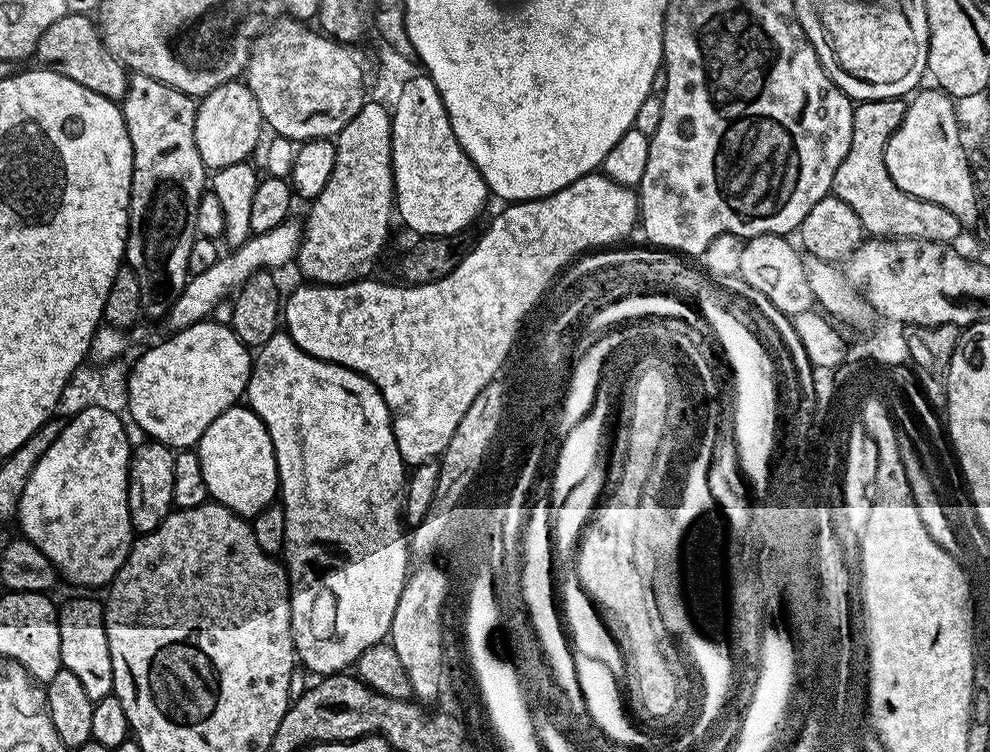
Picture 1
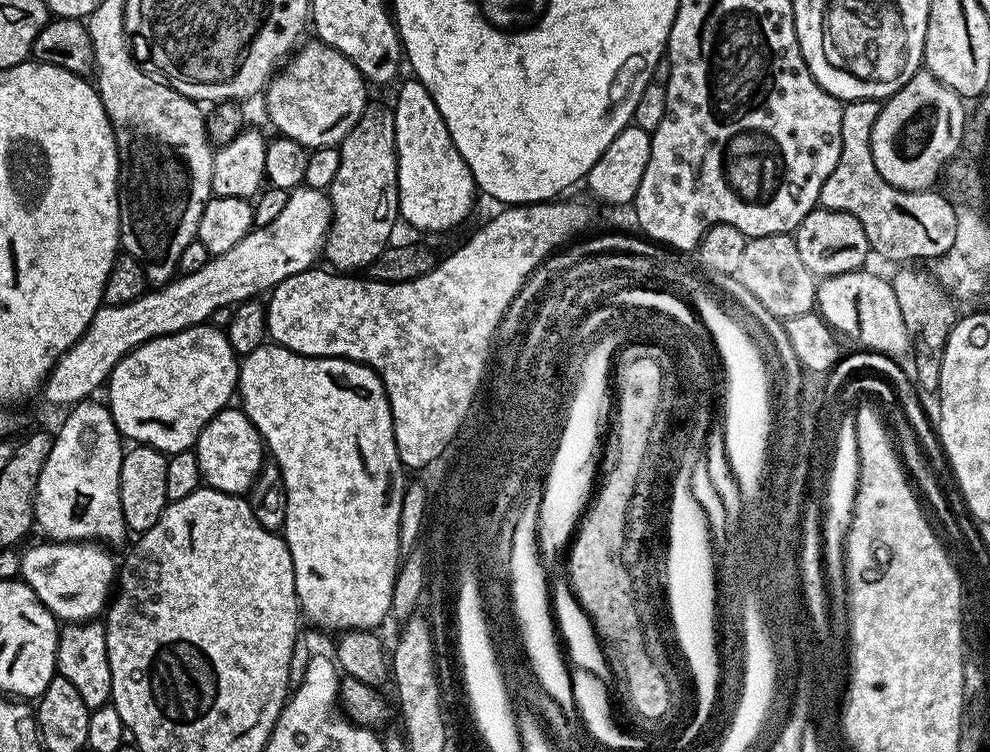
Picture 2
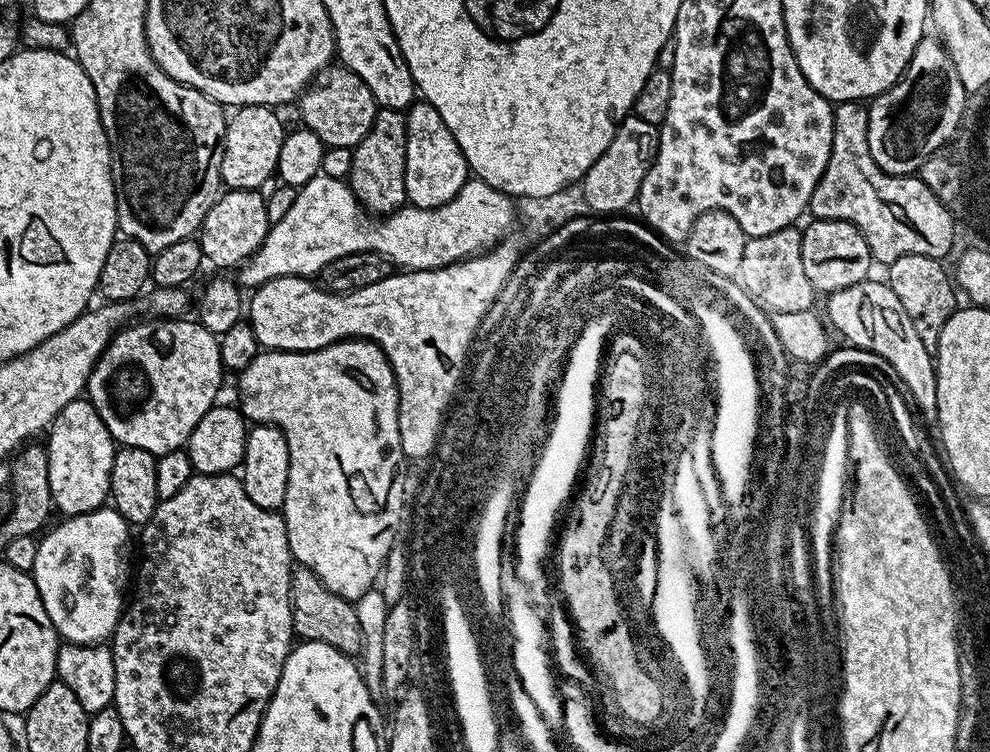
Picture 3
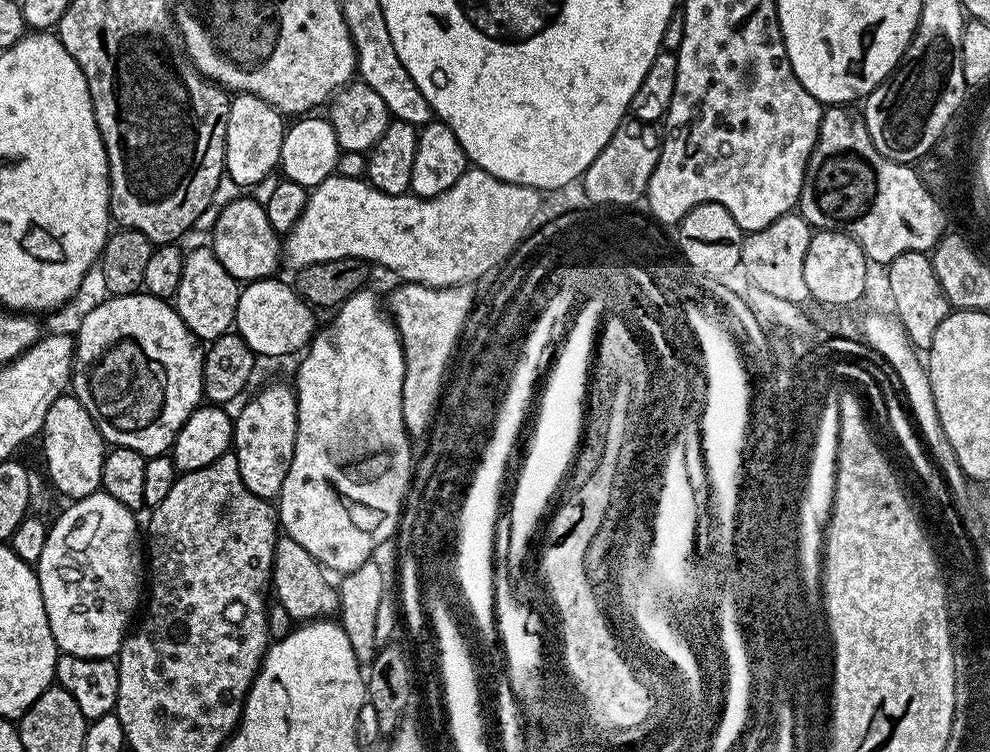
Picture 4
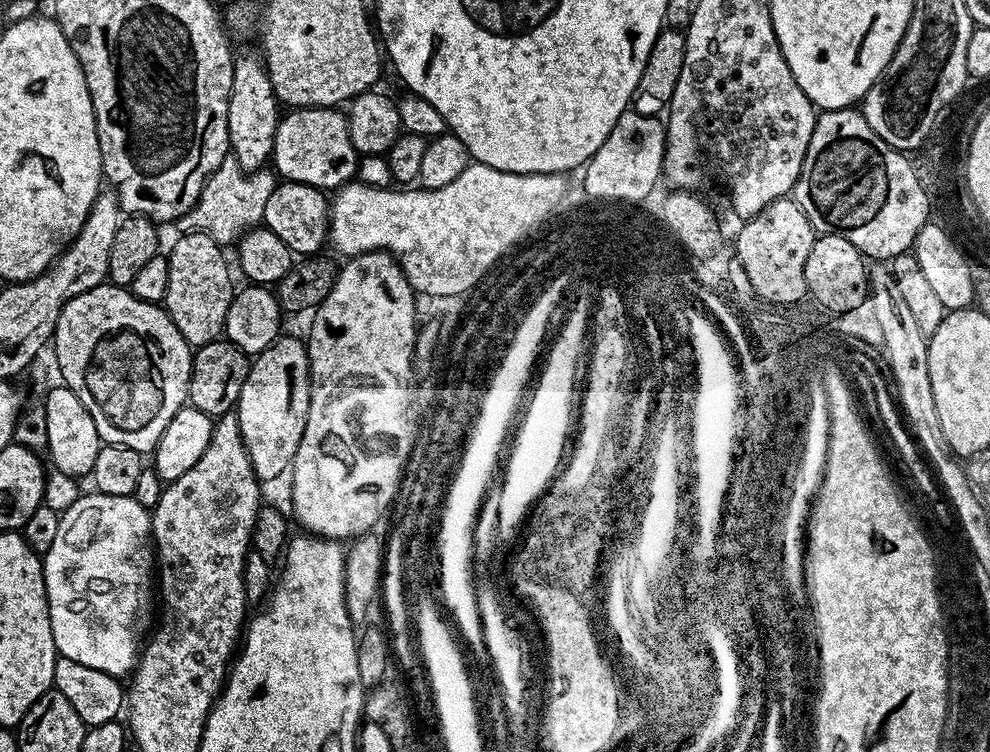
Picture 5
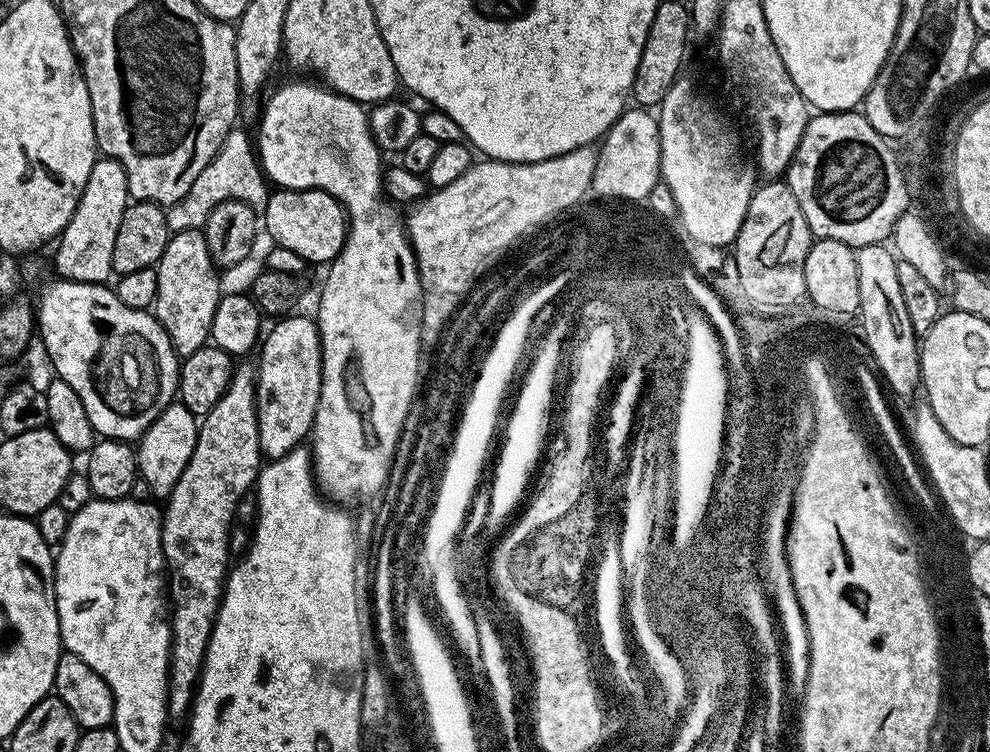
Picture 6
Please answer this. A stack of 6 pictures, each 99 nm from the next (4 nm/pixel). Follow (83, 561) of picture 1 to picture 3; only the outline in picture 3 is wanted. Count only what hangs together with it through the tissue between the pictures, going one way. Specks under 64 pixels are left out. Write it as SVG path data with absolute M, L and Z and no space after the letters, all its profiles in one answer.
M87 398L70 402L70 406L62 406L47 436L49 486L55 511L64 512L60 514L65 517L85 516L95 508L105 507L110 496L110 470L118 445L110 430L106 430L106 422L102 422L98 410L94 410Z

